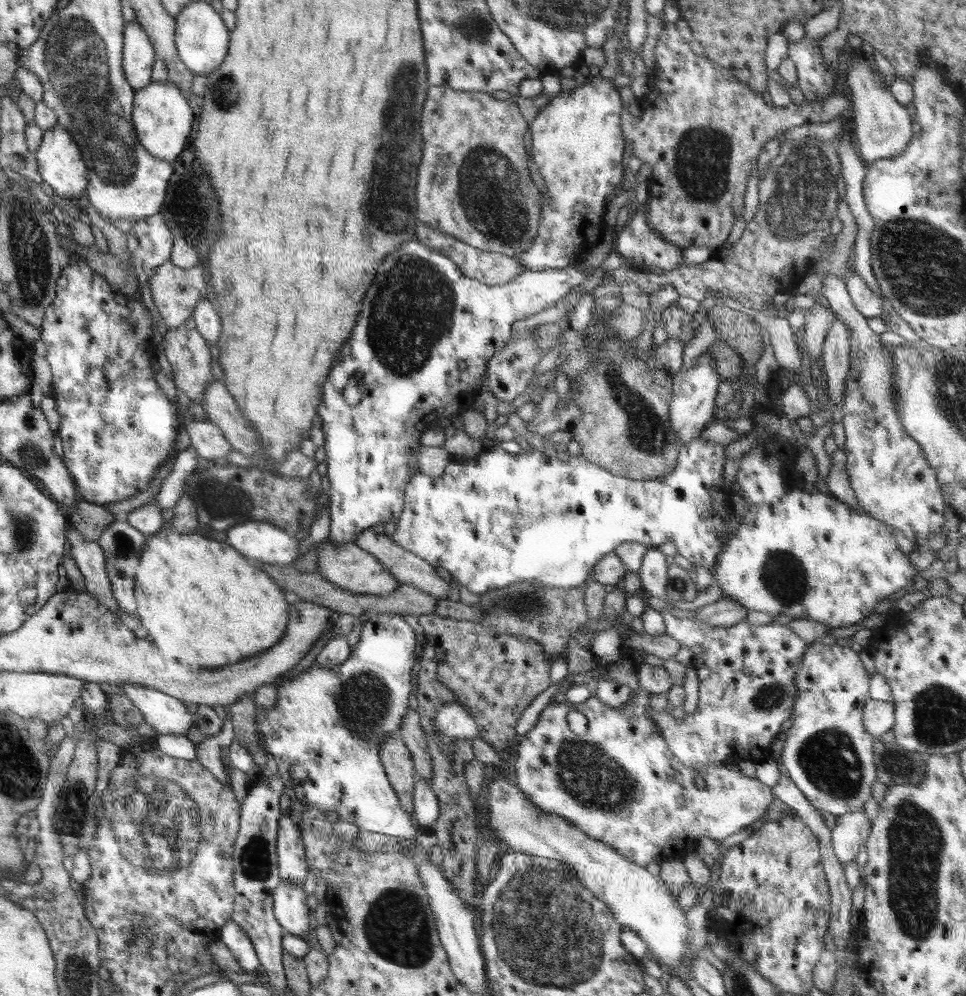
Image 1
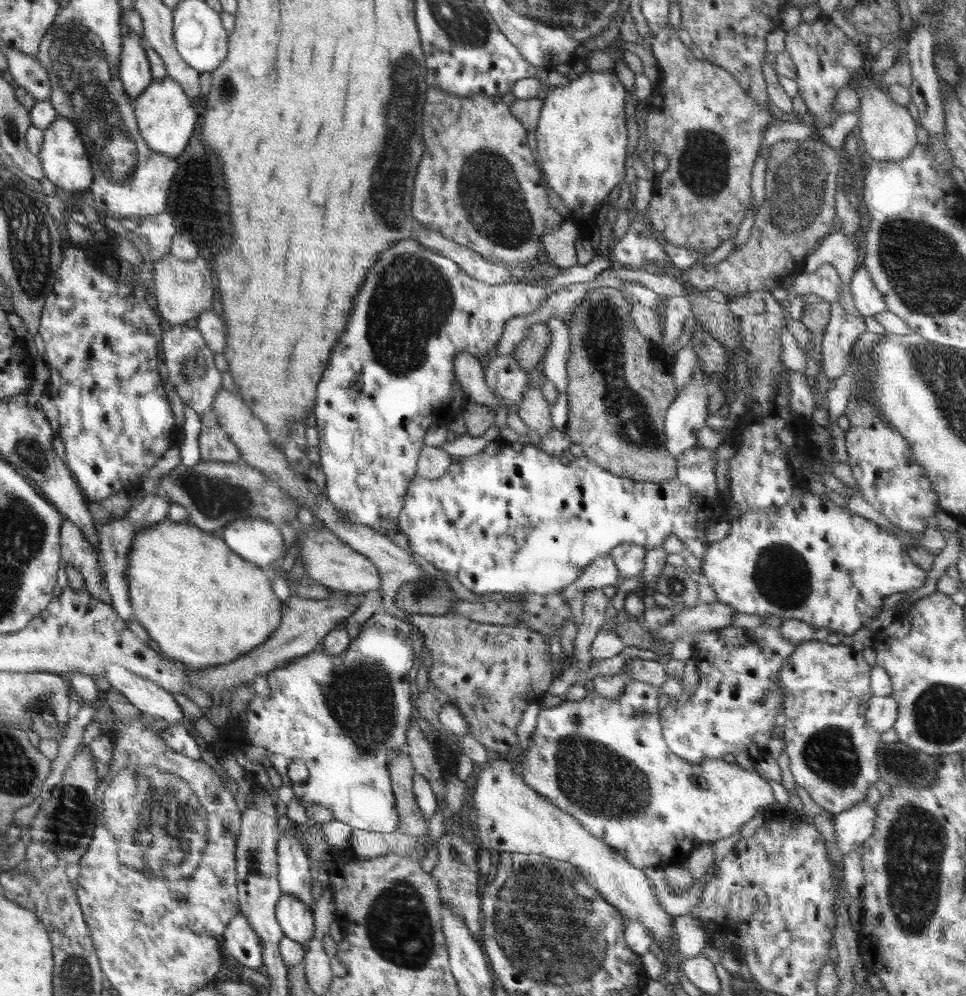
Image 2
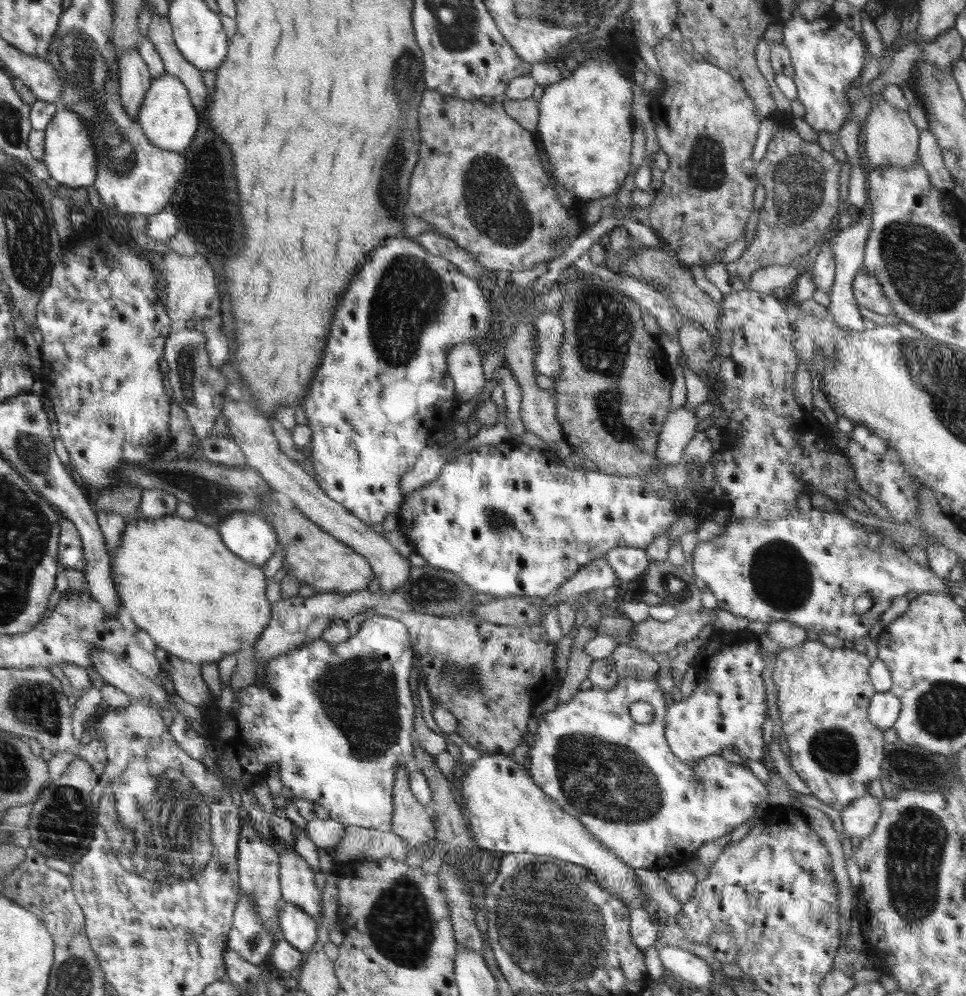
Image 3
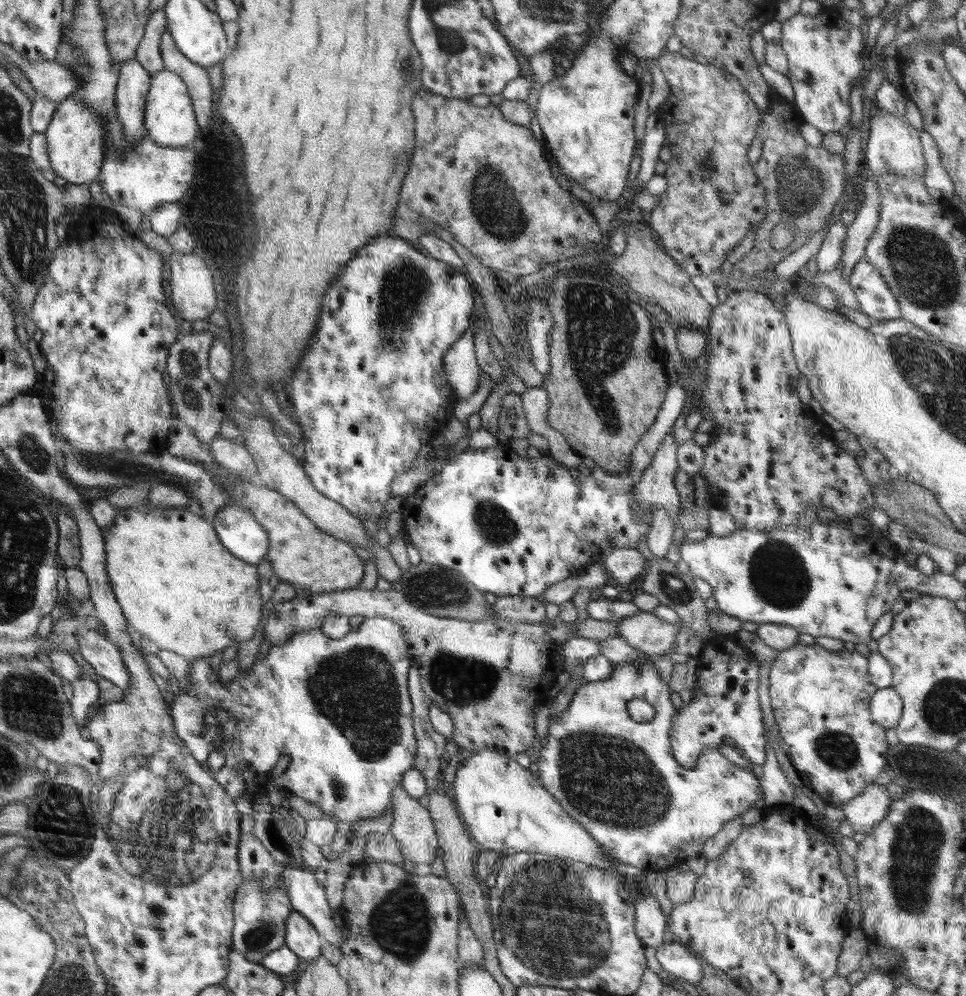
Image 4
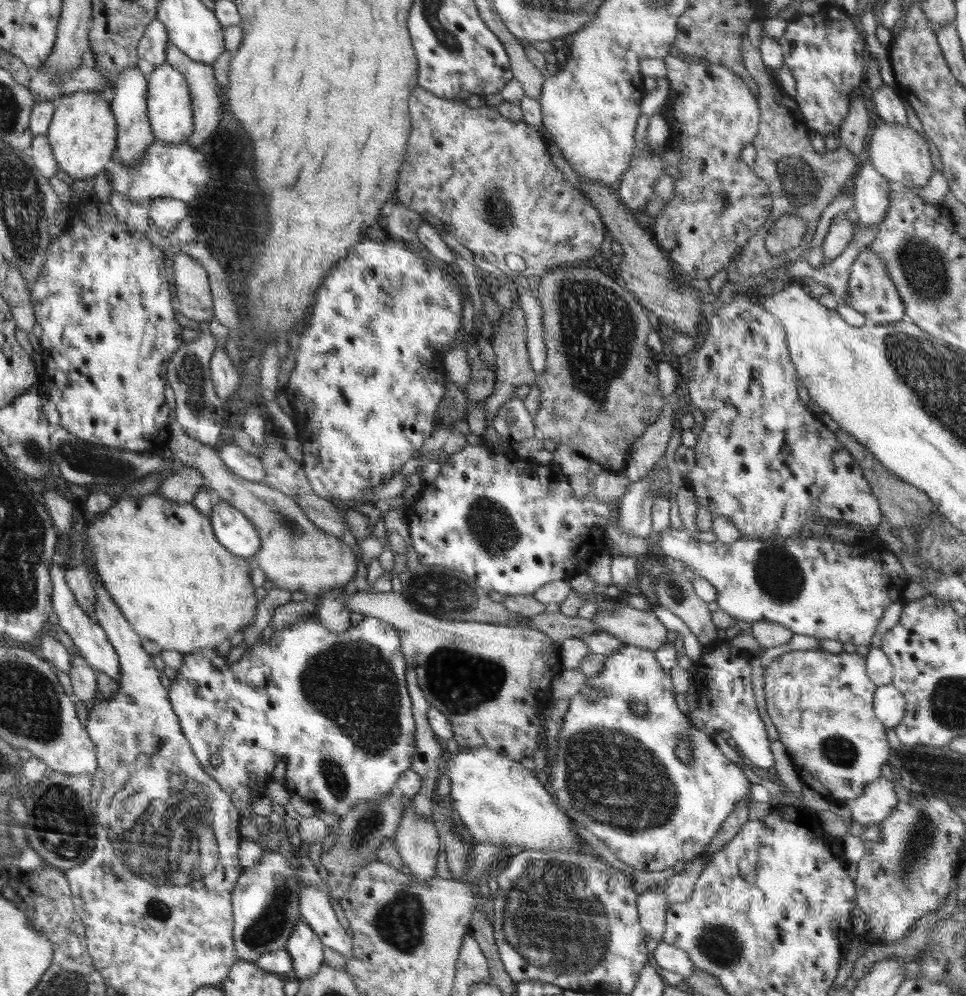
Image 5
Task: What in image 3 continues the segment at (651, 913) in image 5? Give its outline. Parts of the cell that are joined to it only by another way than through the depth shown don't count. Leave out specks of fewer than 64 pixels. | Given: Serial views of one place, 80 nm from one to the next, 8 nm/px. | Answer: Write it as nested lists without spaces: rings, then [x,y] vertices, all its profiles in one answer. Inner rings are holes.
[[[642,907],[630,911],[630,932],[633,943],[641,951],[658,944],[657,940],[661,932],[658,914],[652,916]]]

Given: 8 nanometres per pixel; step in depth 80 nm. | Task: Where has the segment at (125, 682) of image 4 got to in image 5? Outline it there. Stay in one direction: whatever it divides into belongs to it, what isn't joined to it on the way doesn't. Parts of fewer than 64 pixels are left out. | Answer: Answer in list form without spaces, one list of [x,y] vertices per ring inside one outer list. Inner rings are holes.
[[[55,562],[50,566],[51,574],[53,574],[53,584],[55,586],[54,595],[54,615],[58,618],[57,624],[62,626],[64,632],[70,636],[76,649],[82,658],[95,670],[101,670],[118,682],[121,678],[122,668],[120,667],[120,658],[117,656],[116,650],[109,641],[108,634],[97,624],[97,622],[88,617],[82,608],[78,606],[66,580],[64,580],[65,568],[61,562]]]

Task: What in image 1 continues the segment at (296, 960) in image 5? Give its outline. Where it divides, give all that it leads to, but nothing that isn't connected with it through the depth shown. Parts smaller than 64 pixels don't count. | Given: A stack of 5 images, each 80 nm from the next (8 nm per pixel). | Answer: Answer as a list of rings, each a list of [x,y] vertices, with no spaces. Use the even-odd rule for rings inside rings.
[[[281,882],[276,888],[273,908],[285,934],[301,936],[310,928],[306,894],[300,884]]]

